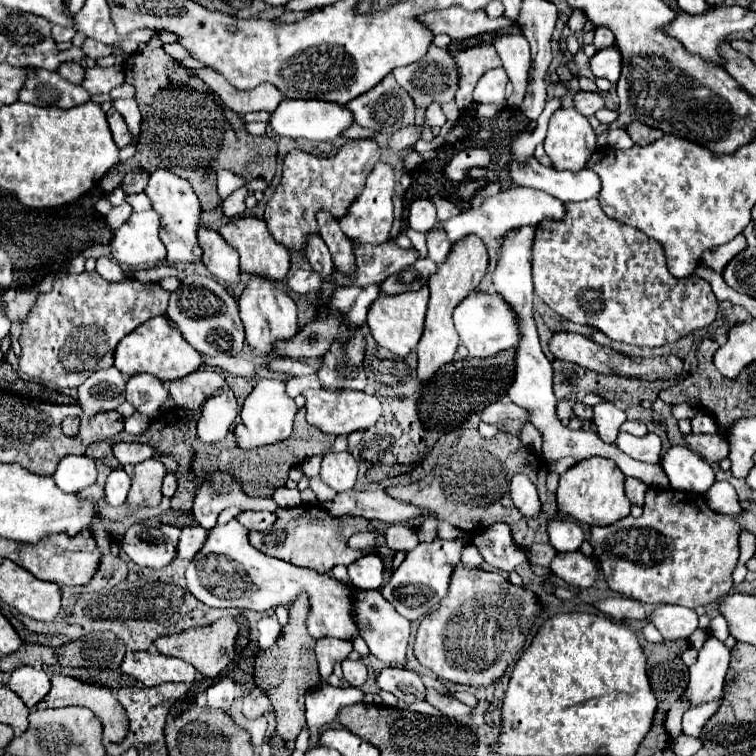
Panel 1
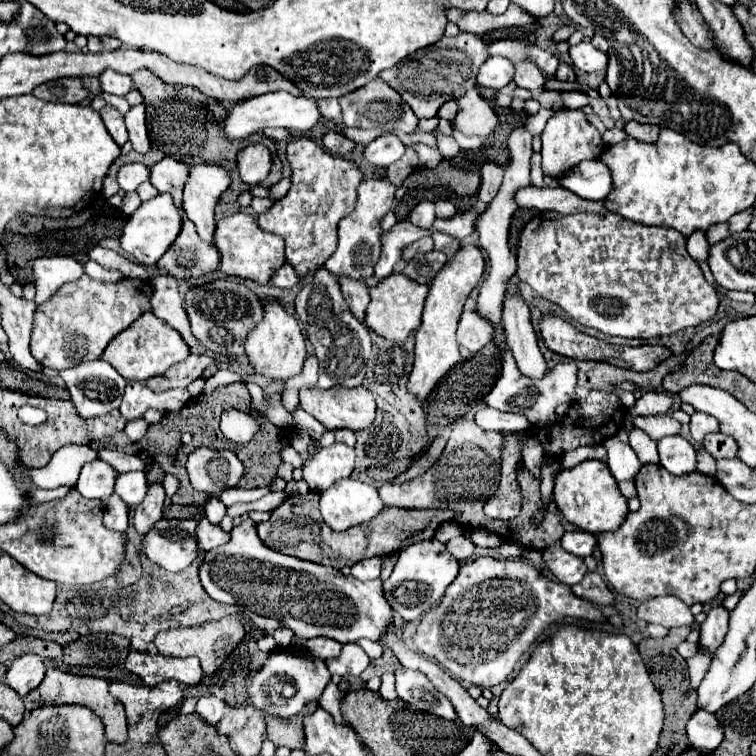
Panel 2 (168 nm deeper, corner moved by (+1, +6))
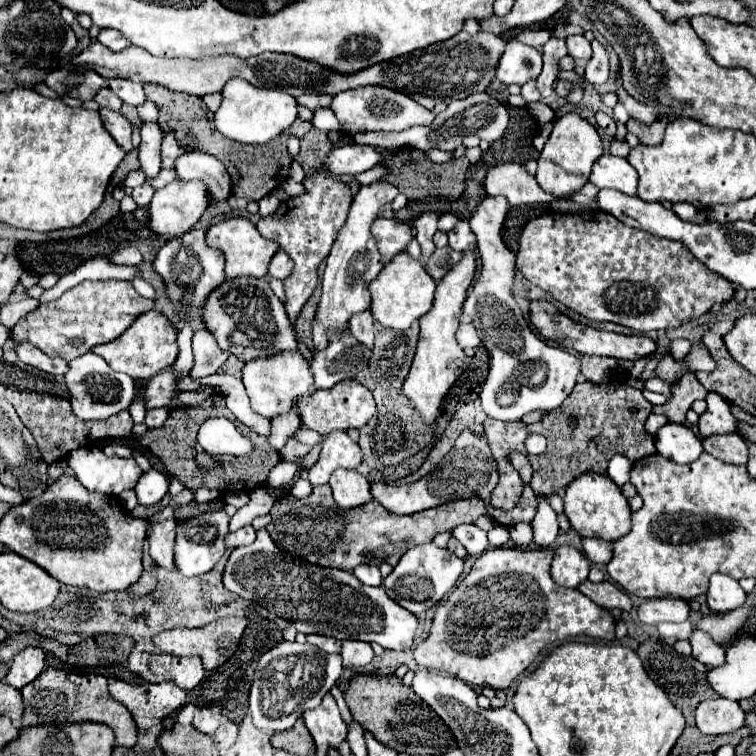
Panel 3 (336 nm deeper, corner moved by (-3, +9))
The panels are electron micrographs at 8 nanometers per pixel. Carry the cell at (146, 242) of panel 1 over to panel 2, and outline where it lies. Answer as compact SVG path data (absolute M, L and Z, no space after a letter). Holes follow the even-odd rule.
M158 193L156 197L152 197L150 201L144 201L136 213L128 219L128 223L124 225L120 243L122 249L136 261L144 263L144 265L156 265L158 259L168 251L168 247L176 241L178 233L182 227L182 215L180 209L176 207L174 199L170 195L162 195Z

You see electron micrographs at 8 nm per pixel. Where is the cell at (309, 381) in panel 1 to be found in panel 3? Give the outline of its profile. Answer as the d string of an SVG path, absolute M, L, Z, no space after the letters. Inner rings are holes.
M374 182L368 186L360 186L358 194L354 196L354 202L348 212L348 220L340 228L332 252L326 258L326 268L322 276L322 298L318 308L318 318L314 320L314 352L320 352L328 346L326 330L344 330L348 326L348 320L352 314L368 310L370 308L370 292L368 284L380 274L384 268L382 256L378 252L378 246L372 236L372 224L380 214L380 208L384 204L390 204L398 194L398 188L390 182Z

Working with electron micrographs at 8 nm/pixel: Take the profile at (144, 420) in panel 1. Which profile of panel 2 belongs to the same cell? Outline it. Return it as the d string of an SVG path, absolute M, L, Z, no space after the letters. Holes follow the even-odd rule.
M136 419L136 421L128 421L124 427L124 433L132 439L132 441L140 441L144 437L148 429L148 423L144 419Z

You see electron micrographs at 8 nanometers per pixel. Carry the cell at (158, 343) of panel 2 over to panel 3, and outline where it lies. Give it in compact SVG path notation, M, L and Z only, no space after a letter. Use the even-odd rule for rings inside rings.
M148 310L136 318L132 328L128 328L128 332L120 336L120 340L100 344L92 352L102 356L110 364L110 368L114 368L116 372L124 372L132 376L136 382L144 382L152 378L156 372L174 364L174 360L178 358L176 336L178 336L178 330L172 326L172 322L164 314L156 310Z

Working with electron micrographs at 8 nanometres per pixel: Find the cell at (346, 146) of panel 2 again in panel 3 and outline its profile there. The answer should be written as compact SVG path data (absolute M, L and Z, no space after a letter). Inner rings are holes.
M482 92L482 94L472 94L468 98L462 100L452 100L448 104L448 108L436 116L436 120L430 126L416 126L410 130L402 130L402 132L354 132L350 138L354 144L368 144L368 146L412 146L418 150L430 150L430 148L442 148L448 144L448 140L452 136L466 136L466 134L476 134L480 140L486 142L494 142L498 140L504 130L508 126L508 110L504 108L502 102L498 102L496 98L492 98L490 94Z

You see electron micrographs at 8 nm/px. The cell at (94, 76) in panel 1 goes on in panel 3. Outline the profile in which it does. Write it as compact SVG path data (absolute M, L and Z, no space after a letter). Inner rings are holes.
M110 78L108 80L108 86L112 88L112 92L116 96L122 98L122 102L126 104L132 104L132 106L138 106L146 100L144 96L144 90L142 90L142 84L136 84L132 80L124 80L124 78Z

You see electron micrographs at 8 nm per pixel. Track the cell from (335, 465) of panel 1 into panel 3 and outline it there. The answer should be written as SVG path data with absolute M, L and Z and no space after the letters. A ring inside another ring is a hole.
M336 430L330 432L324 440L324 448L320 452L318 462L308 470L308 480L312 486L328 484L328 478L338 468L358 468L362 462L362 452L354 440L348 438L346 432Z

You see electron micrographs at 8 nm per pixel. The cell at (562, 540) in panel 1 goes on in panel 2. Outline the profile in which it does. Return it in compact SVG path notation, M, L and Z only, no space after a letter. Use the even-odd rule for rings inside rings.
M566 531L562 535L562 547L572 553L572 555L578 555L578 557L588 557L592 555L594 547L596 547L596 537L592 533L586 533L586 531Z

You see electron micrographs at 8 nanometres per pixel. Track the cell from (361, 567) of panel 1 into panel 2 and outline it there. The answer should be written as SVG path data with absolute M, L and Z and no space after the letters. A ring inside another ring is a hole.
M364 559L352 567L352 575L360 581L372 581L380 577L380 559Z

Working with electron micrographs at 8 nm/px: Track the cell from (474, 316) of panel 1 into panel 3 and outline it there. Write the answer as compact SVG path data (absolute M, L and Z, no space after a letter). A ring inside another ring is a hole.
M470 322L460 323L456 332L456 340L462 348L466 348L466 346L476 348L480 344L480 338L478 338L478 334L474 330L474 325L470 324Z

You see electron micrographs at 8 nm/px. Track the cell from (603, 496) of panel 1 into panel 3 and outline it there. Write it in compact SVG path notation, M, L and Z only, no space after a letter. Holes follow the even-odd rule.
M586 472L580 474L568 488L564 490L564 514L570 520L570 526L580 534L580 536L594 536L602 540L616 540L624 534L630 532L630 506L628 500L624 498L622 490L612 482L610 476L598 474L598 472Z

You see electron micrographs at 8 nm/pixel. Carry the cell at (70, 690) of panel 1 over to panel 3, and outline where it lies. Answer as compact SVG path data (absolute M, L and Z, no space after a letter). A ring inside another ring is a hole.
M46 668L32 684L22 688L24 698L24 716L22 726L34 724L60 724L60 722L76 722L76 720L92 720L110 726L116 734L116 744L132 748L136 744L136 724L128 712L128 708L116 702L106 688L108 680L98 674L68 674L64 670ZM48 712L60 718L48 718Z

